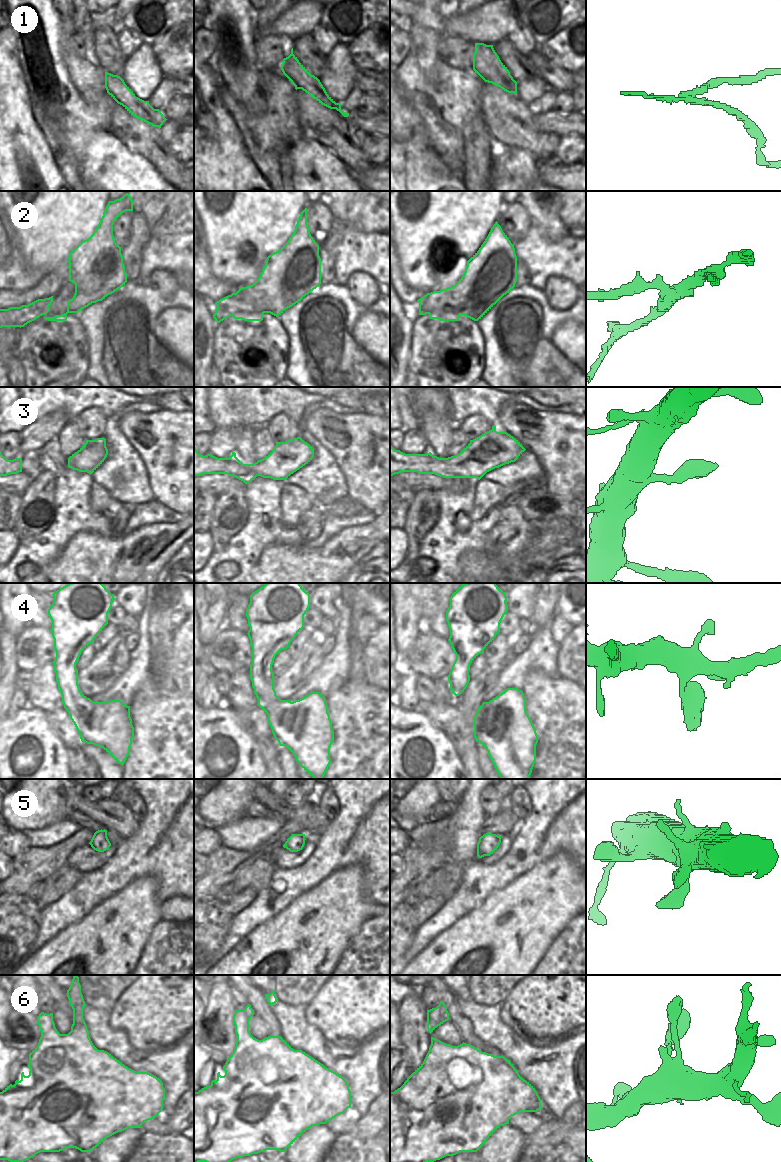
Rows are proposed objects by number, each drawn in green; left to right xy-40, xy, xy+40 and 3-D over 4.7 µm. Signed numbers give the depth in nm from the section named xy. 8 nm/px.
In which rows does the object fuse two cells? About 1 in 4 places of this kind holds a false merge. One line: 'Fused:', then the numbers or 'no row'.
Fused: 1, 2

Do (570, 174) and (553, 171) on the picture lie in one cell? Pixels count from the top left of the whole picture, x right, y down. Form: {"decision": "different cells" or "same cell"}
{"decision": "same cell"}

